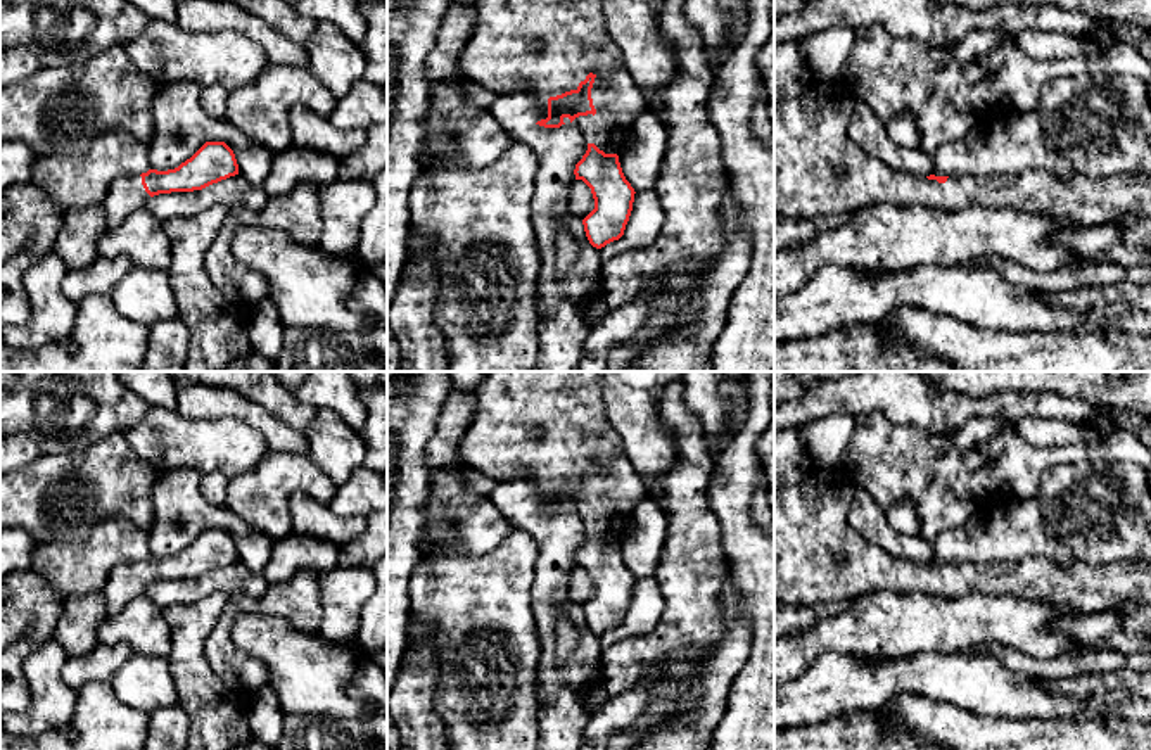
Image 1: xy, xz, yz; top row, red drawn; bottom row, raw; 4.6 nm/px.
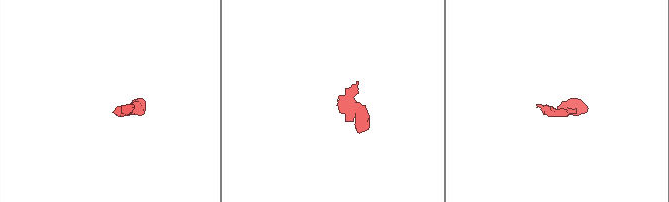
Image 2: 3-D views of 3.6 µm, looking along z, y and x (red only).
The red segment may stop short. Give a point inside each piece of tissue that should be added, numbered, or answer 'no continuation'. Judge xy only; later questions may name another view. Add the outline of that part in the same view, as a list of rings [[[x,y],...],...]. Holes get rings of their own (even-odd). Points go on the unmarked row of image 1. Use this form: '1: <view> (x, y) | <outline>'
1: xy (127, 581) | [[[140,562],[116,565],[100,589],[107,601],[107,615],[119,613],[130,600],[143,594],[149,584]]]

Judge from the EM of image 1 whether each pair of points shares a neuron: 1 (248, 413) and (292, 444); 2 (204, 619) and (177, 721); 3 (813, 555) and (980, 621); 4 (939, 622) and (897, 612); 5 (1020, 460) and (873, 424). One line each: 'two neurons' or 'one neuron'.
1: one neuron
2: two neurons
3: two neurons
4: one neuron
5: one neuron

